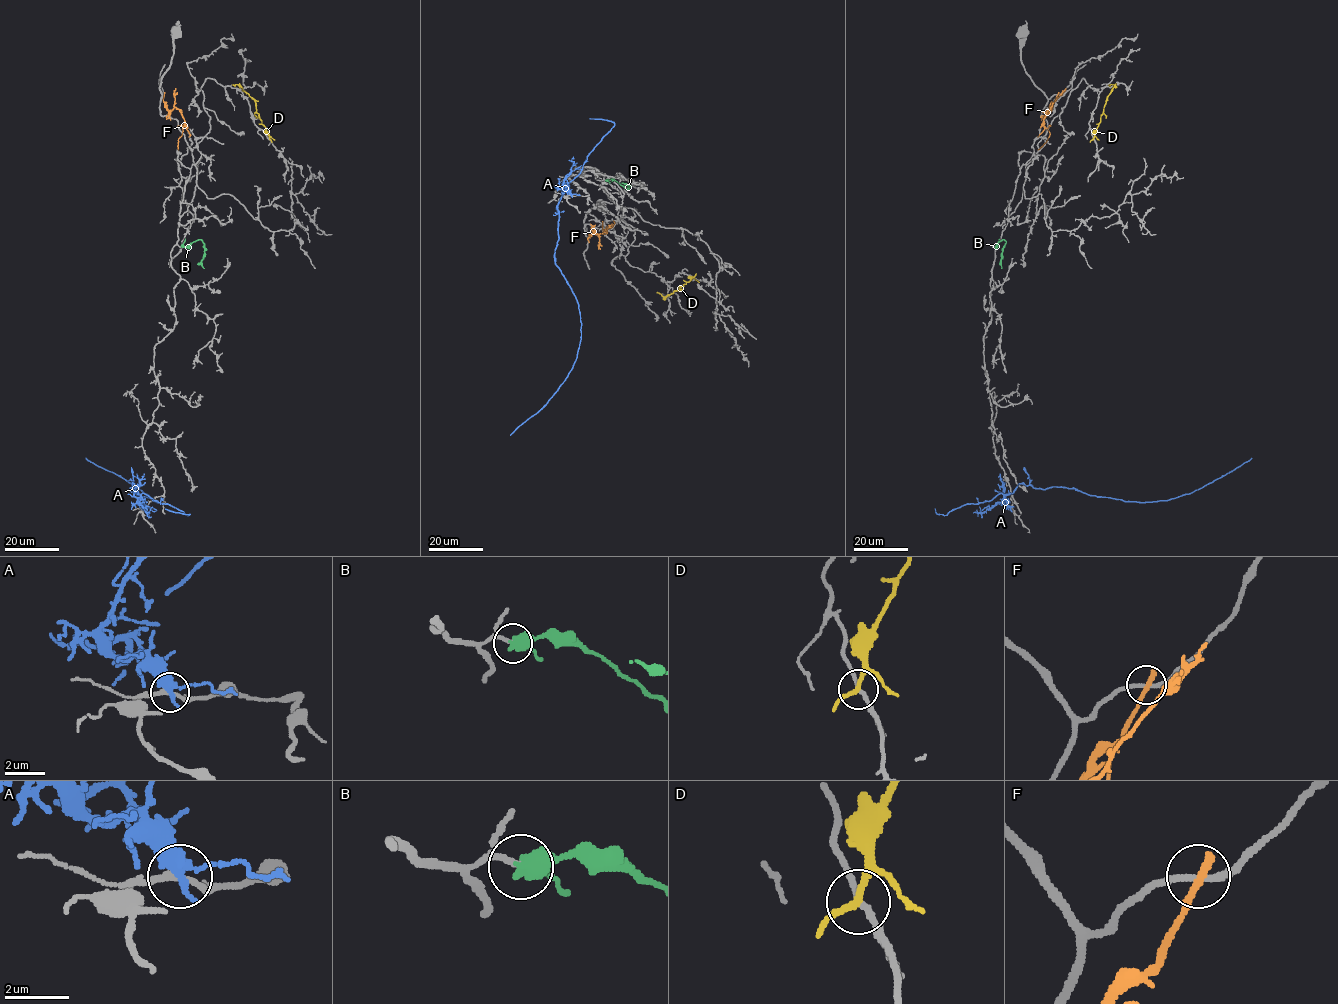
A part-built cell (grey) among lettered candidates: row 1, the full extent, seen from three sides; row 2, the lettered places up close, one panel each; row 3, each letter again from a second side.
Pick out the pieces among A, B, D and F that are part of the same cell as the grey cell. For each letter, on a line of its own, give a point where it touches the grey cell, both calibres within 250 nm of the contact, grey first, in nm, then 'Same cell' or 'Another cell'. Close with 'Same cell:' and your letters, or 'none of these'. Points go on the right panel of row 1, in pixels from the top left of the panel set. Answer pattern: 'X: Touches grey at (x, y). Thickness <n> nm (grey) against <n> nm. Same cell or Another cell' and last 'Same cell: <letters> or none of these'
A: Touches grey at (1011, 506). Thickness 190 nm (grey) against 400 nm. Another cell
B: Touches grey at (997, 246). Thickness 120 nm (grey) against 440 nm. Same cell
D: Touches grey at (1093, 139). Thickness 170 nm (grey) against 190 nm. Another cell
F: Touches grey at (1057, 94). Thickness 200 nm (grey) against 280 nm. Another cell
Same cell: B

